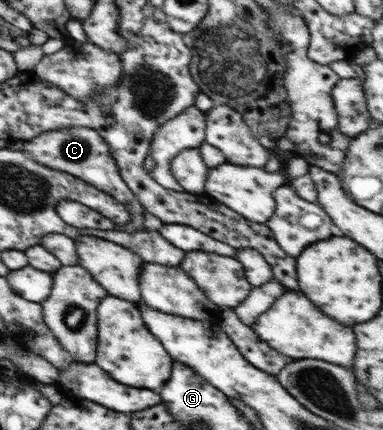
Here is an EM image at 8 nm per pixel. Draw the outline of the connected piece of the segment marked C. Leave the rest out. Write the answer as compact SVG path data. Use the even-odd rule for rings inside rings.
M76 126L45 131L32 139L23 141L21 151L27 153L27 155L40 165L45 165L50 169L73 175L93 185L96 189L112 195L130 213L130 221L132 223L126 223L126 233L134 233L134 231L142 229L142 213L144 213L144 207L138 203L138 198L132 193L127 183L124 183L116 160L111 156L109 145L103 137L100 137L100 134L95 129Z

